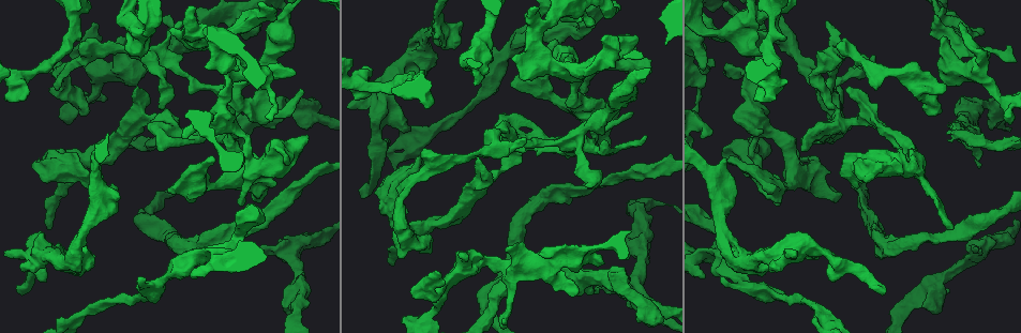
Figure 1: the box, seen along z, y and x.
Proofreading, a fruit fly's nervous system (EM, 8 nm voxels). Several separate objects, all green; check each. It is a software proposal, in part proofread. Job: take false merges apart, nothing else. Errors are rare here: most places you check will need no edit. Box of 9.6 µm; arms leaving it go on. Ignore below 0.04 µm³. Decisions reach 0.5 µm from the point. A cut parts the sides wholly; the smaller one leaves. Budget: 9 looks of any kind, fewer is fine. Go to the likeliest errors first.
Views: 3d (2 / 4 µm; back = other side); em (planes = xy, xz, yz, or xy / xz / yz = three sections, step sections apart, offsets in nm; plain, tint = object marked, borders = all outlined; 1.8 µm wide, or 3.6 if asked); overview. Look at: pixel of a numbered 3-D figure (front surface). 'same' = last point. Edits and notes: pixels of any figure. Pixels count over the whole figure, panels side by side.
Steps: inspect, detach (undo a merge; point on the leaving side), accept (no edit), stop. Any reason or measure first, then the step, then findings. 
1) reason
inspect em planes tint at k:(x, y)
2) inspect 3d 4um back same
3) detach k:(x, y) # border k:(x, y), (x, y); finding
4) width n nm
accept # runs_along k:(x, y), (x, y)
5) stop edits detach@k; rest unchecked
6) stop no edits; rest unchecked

four or more arms meet
inspect 3d 4um at 1:(232, 95)

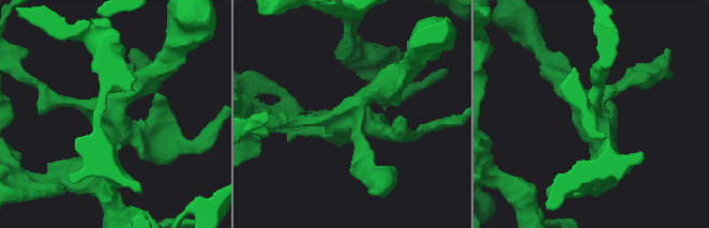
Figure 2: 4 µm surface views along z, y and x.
inspect em xz step 16 tint at 2:(111, 119)

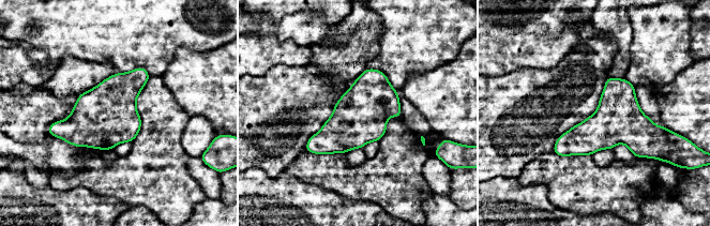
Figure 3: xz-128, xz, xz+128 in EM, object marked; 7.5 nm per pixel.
inspect em planes tint same

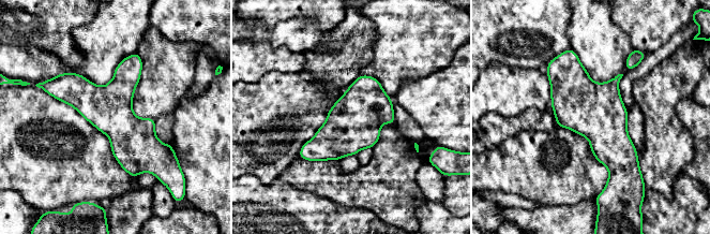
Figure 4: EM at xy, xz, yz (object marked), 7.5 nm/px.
width 340 nm
accept # one neuron here

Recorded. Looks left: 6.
inspect em yz step 4 tint at 1:(570, 76)

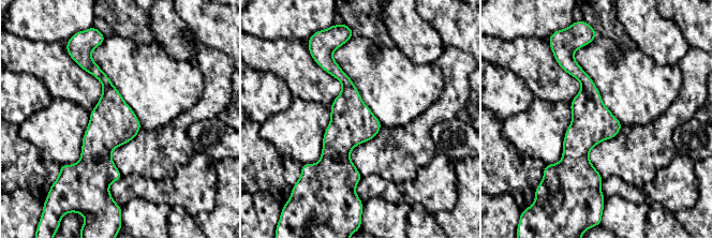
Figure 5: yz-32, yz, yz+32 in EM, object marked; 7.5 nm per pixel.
inspect em planes borders same

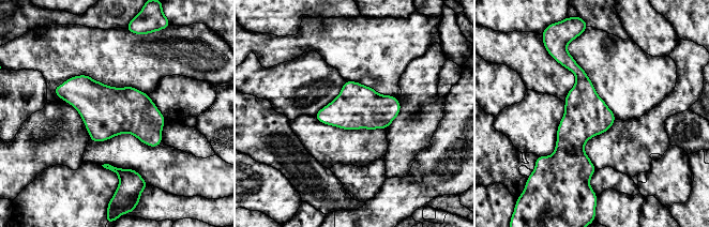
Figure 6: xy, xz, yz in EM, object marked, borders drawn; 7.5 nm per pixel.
accept # runs_along 6:(566, 55), (581, 74), (583, 175); all the same neuron

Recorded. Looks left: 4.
arms part here
inspect em planes tint at 1:(292, 253)

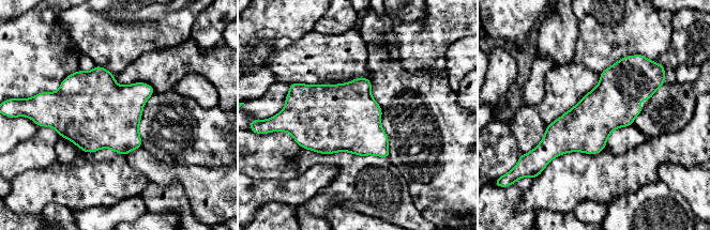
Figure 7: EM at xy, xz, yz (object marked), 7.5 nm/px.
accept # runs_along 7:(631, 63), (625, 78), (548, 158); one neuron here

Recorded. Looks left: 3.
a fork
inspect 3d 4um back at 1:(514, 154)

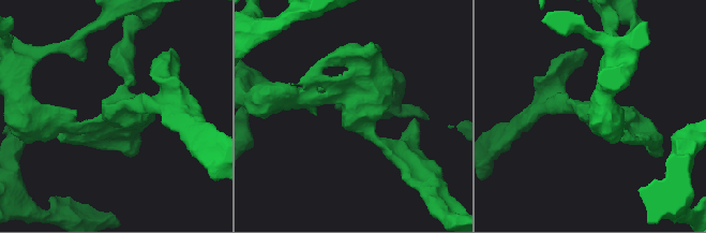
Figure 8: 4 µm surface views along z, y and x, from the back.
inspect em xy step 8 tint at 8:(358, 103)

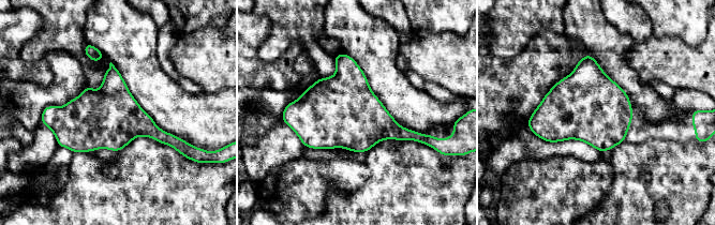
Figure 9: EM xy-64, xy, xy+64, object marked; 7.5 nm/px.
inspect em planes borders same

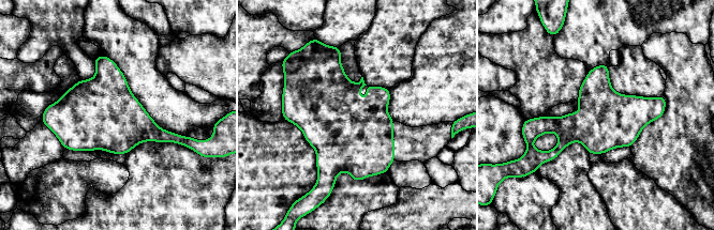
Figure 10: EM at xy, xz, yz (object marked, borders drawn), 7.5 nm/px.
accept # all the same neuron

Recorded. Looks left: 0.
stop no edits; rest unchecked

